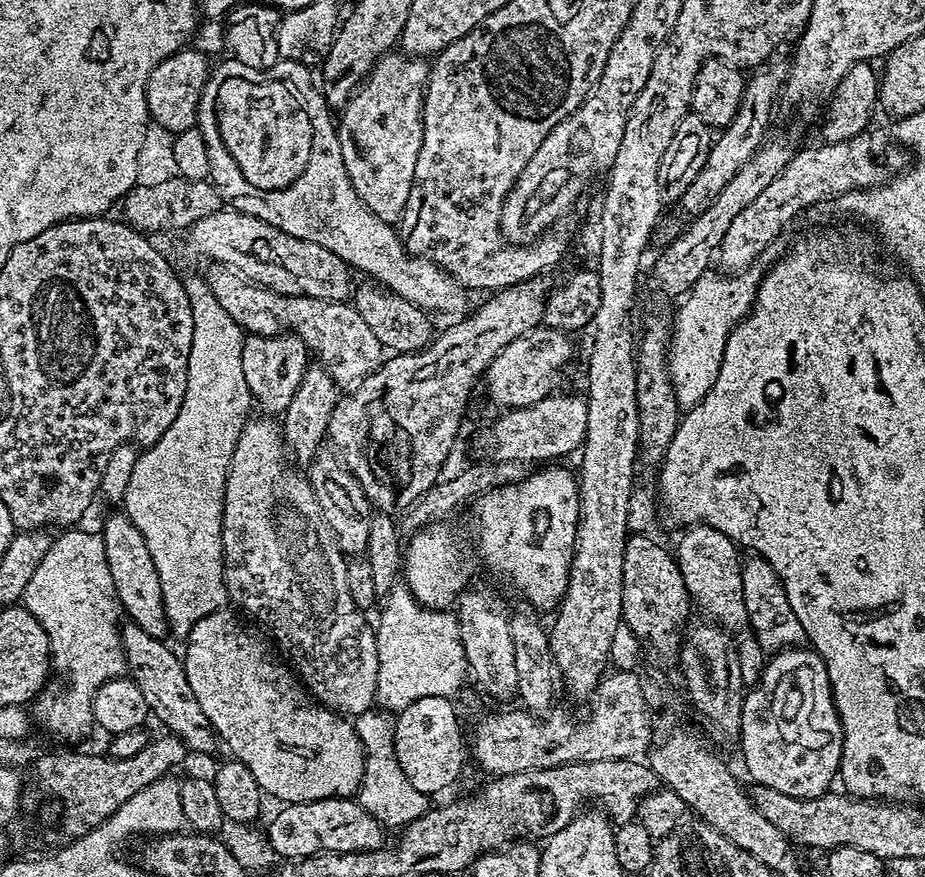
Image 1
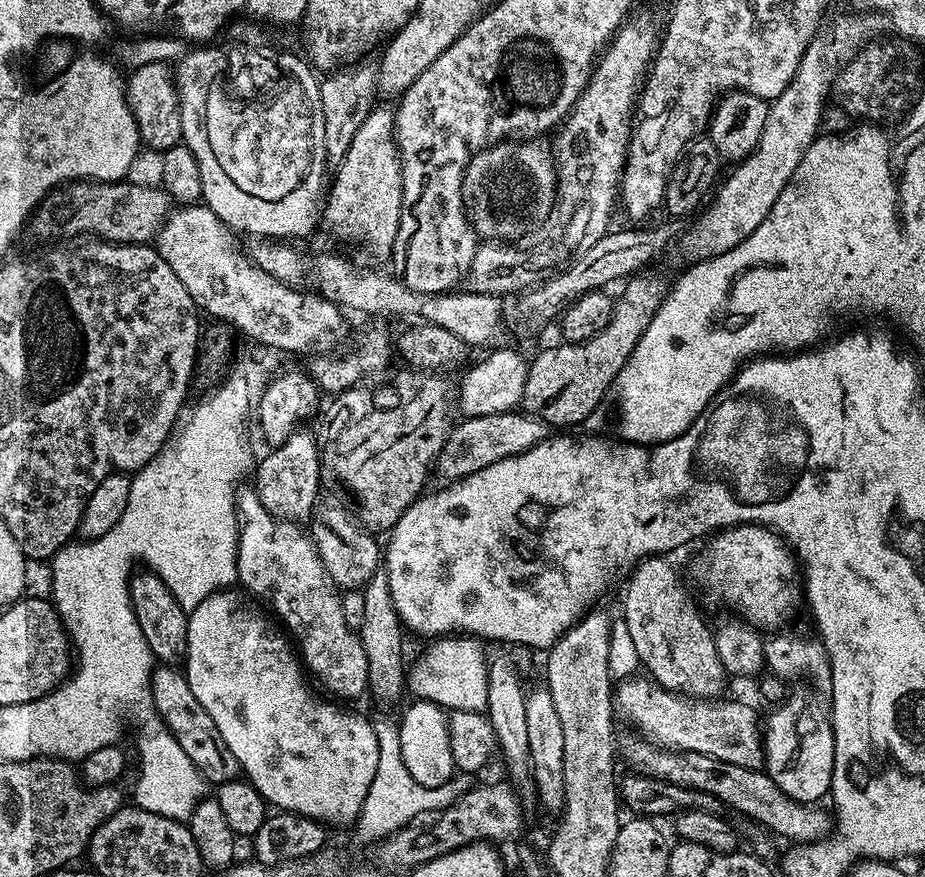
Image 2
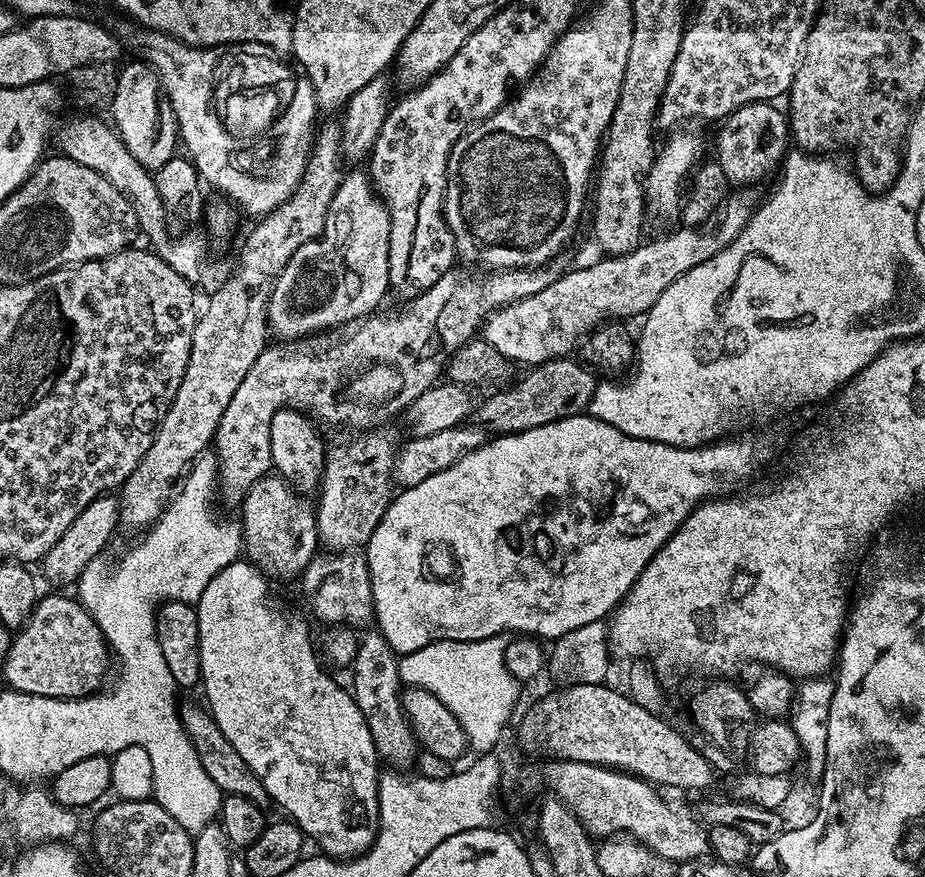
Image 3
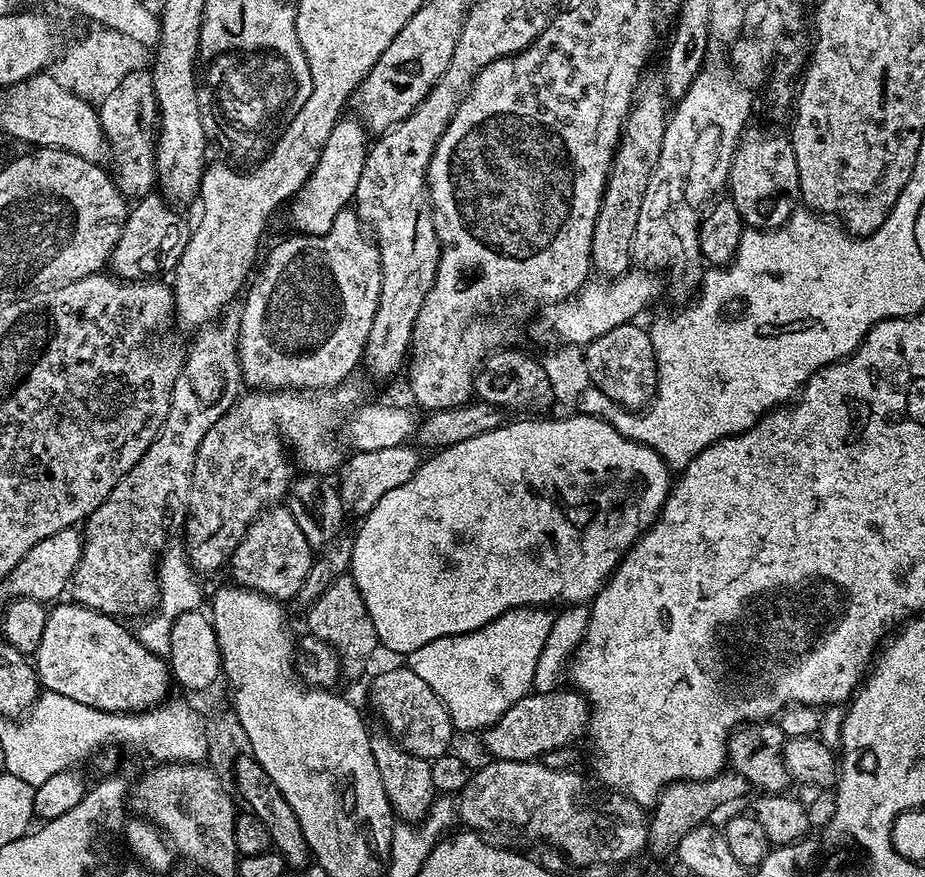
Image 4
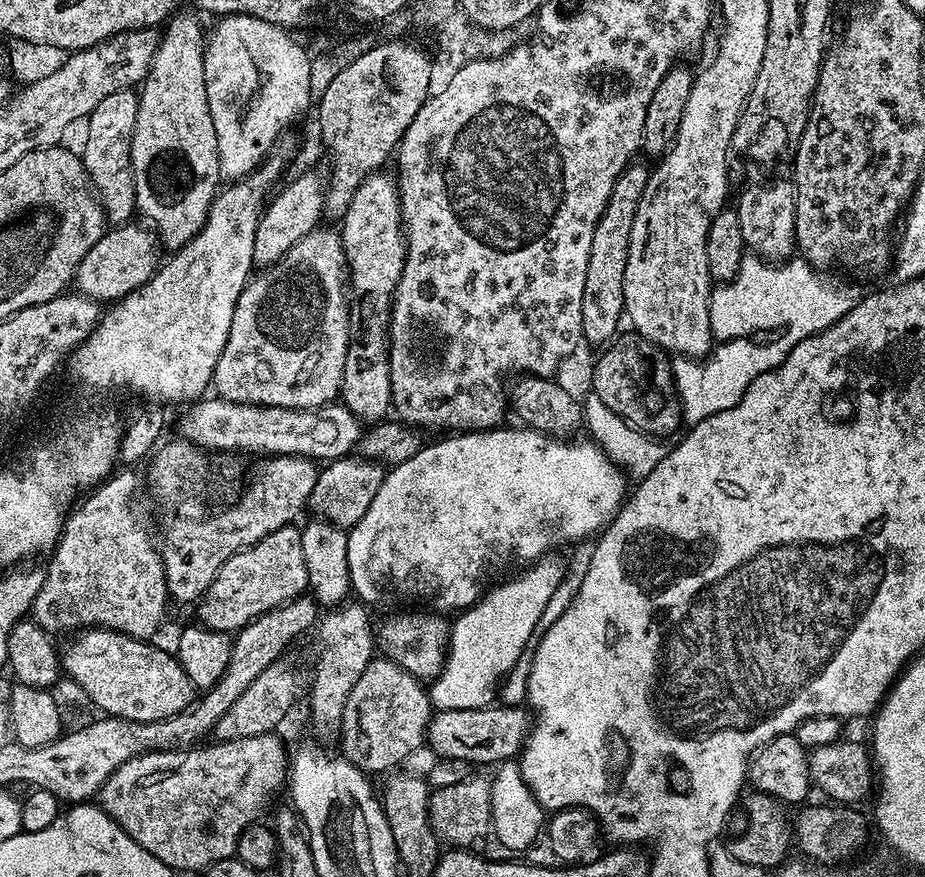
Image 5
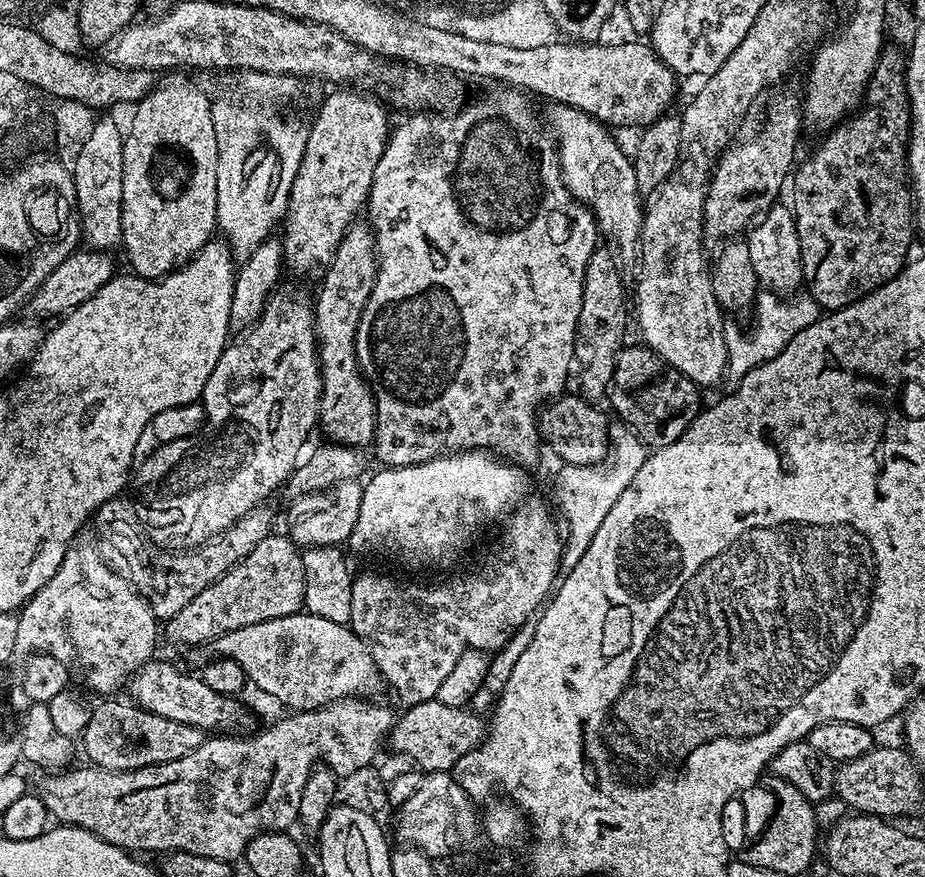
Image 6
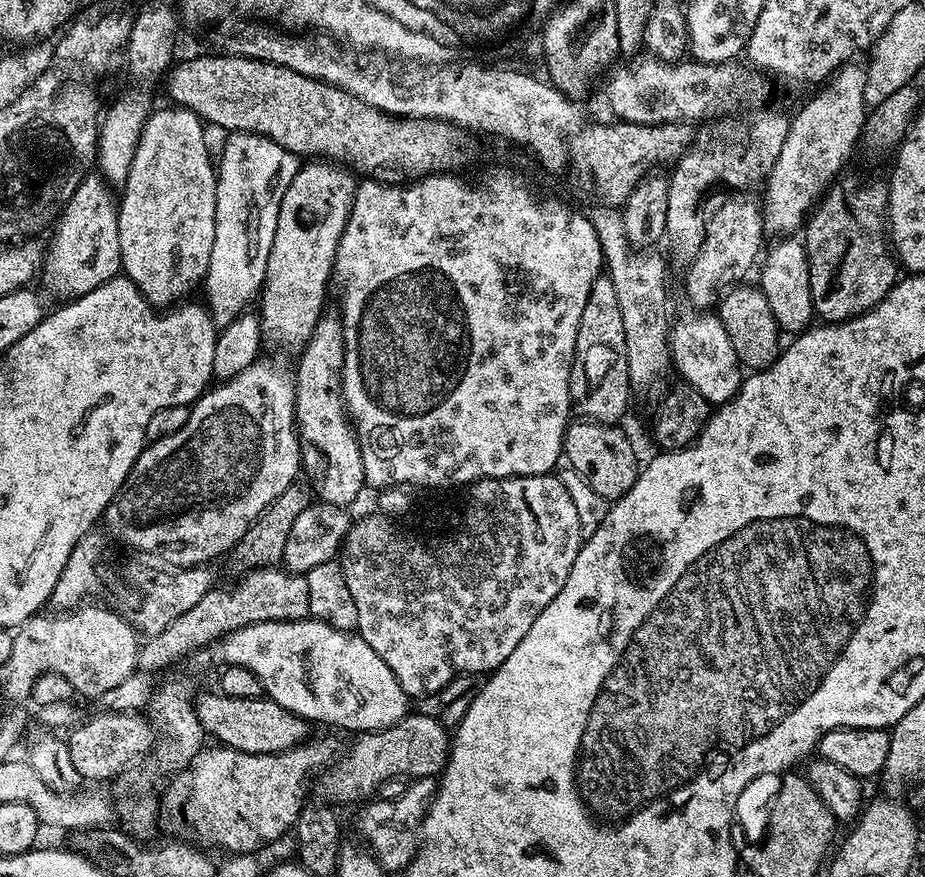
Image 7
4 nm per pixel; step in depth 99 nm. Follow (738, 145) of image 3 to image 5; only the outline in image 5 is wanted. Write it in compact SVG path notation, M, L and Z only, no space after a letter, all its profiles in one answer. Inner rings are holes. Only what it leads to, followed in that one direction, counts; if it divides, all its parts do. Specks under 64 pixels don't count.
M791 179L776 180L761 188L748 188L734 204L738 226L742 226L745 245L760 259L783 262L797 251L796 246L796 185Z

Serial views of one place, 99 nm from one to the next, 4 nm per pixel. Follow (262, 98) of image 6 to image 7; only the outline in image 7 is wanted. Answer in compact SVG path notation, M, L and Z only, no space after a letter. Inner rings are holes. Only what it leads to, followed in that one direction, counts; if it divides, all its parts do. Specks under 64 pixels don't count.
M237 132L231 133L226 139L228 140L220 156L218 154L216 166L214 245L210 252L210 266L207 267L204 279L204 291L208 294L206 307L218 328L229 325L234 318L247 311L251 305L249 303L257 299L260 289L263 288L266 261L274 242L278 209L300 165L299 157L262 135Z

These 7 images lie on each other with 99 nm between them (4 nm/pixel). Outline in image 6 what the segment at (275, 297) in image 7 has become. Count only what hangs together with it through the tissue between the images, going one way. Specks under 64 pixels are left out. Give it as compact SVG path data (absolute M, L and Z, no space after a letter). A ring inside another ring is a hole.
M332 90L321 102L316 117L310 120L305 153L302 154L301 165L298 166L297 176L289 191L287 213L282 220L284 263L287 271L297 272L300 276L308 276L311 272L323 273L332 261L342 238L359 217L356 215L359 212L361 215L362 209L367 205L378 158L382 158L384 147L388 144L390 123L388 124L387 110L380 105L383 103L375 95L363 96L360 92L363 91Z

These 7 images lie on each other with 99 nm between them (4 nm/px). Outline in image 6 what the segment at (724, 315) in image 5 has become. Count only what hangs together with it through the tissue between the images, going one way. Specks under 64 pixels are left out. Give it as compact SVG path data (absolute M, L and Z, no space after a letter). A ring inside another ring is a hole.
M767 290L761 291L757 295L754 305L756 317L752 320L752 329L743 332L738 325L732 322L725 323L724 337L726 338L726 350L728 351L727 379L732 382L739 382L741 378L750 370L754 370L758 365L765 364L774 359L806 326L810 326L814 321L819 320L822 309L811 296L807 294L796 294L791 298Z

